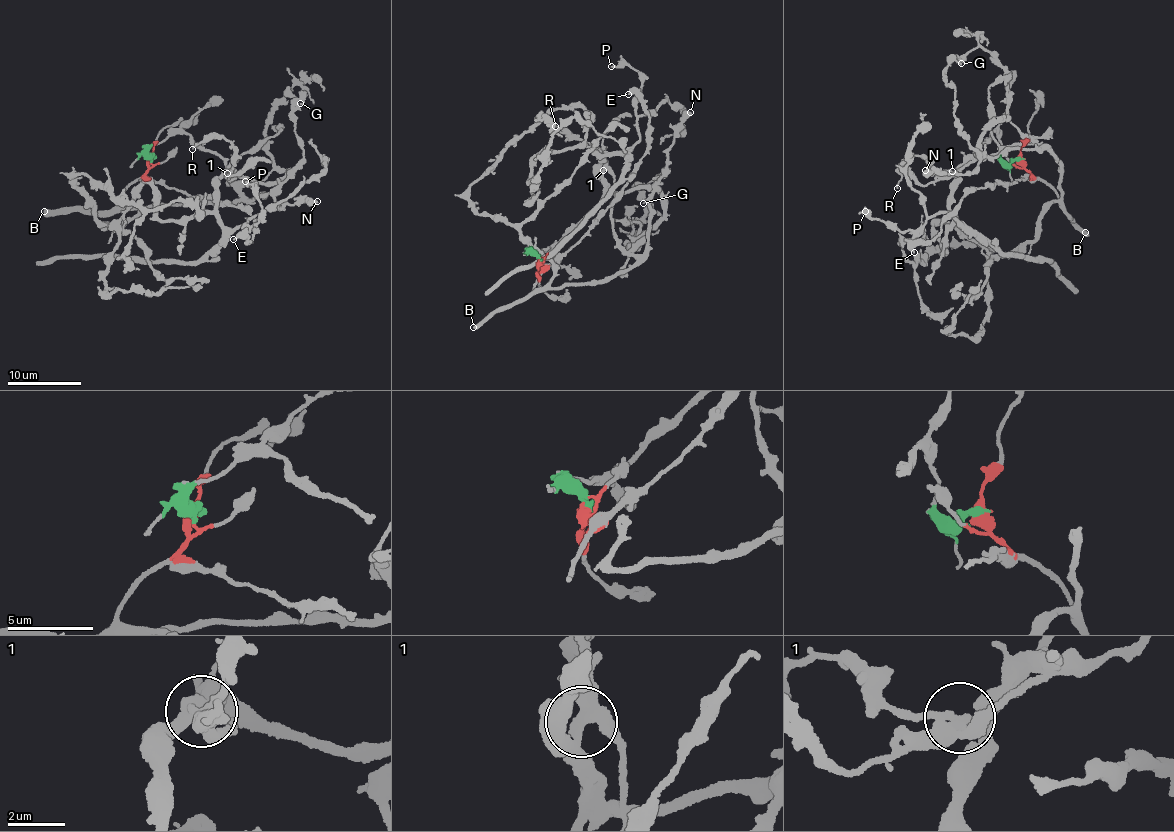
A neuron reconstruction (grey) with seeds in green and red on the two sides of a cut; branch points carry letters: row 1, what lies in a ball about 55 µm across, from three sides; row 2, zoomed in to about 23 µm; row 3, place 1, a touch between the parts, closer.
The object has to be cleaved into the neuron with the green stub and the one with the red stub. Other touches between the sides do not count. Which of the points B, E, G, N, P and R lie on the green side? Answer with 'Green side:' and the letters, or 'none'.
Green side: P, R

